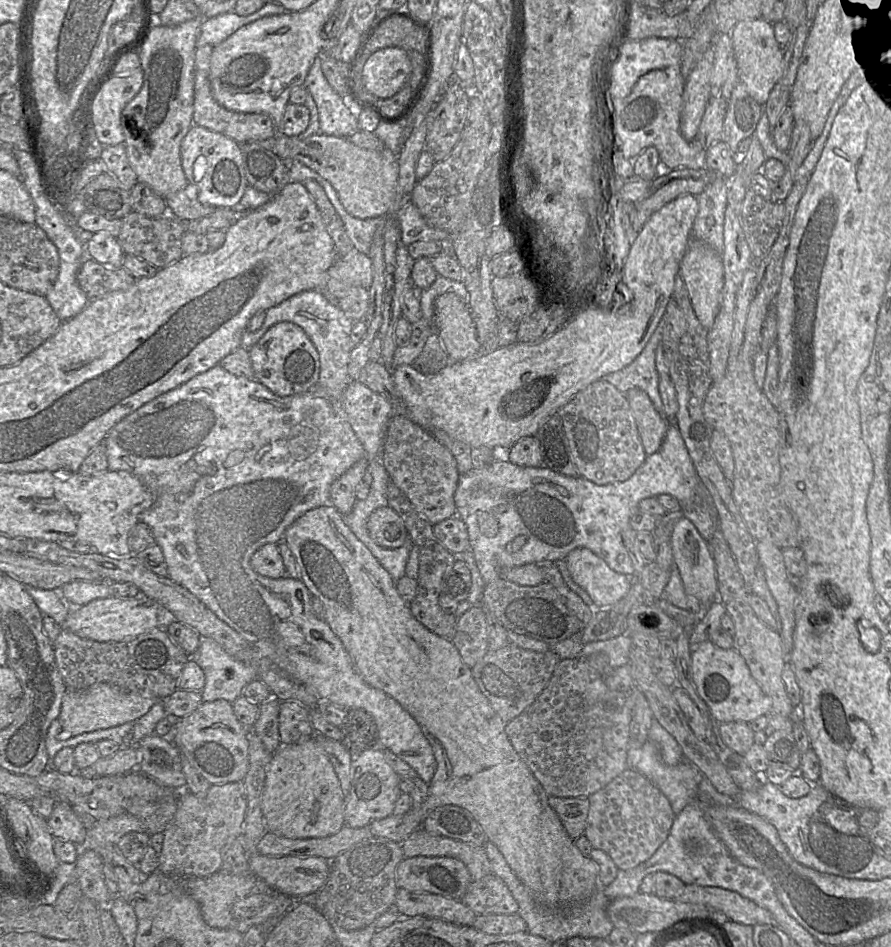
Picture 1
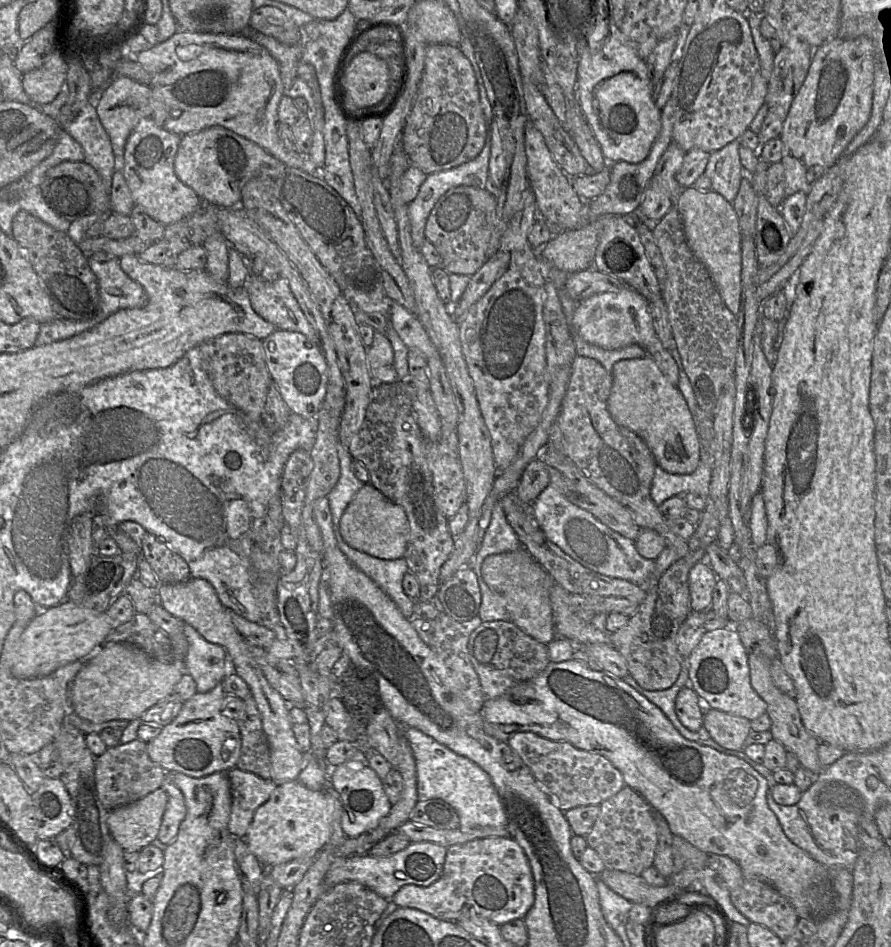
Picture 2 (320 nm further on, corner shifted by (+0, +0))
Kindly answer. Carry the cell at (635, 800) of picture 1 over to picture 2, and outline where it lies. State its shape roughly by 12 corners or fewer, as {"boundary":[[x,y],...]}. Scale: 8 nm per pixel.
{"boundary":[[629,786],[585,836],[607,869],[641,875],[658,844],[652,806]]}

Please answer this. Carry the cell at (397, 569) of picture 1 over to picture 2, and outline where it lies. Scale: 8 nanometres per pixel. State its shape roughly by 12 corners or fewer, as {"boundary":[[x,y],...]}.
{"boundary":[[333,530],[338,547],[411,620],[415,601],[402,585],[405,559],[385,560],[360,552]]}

